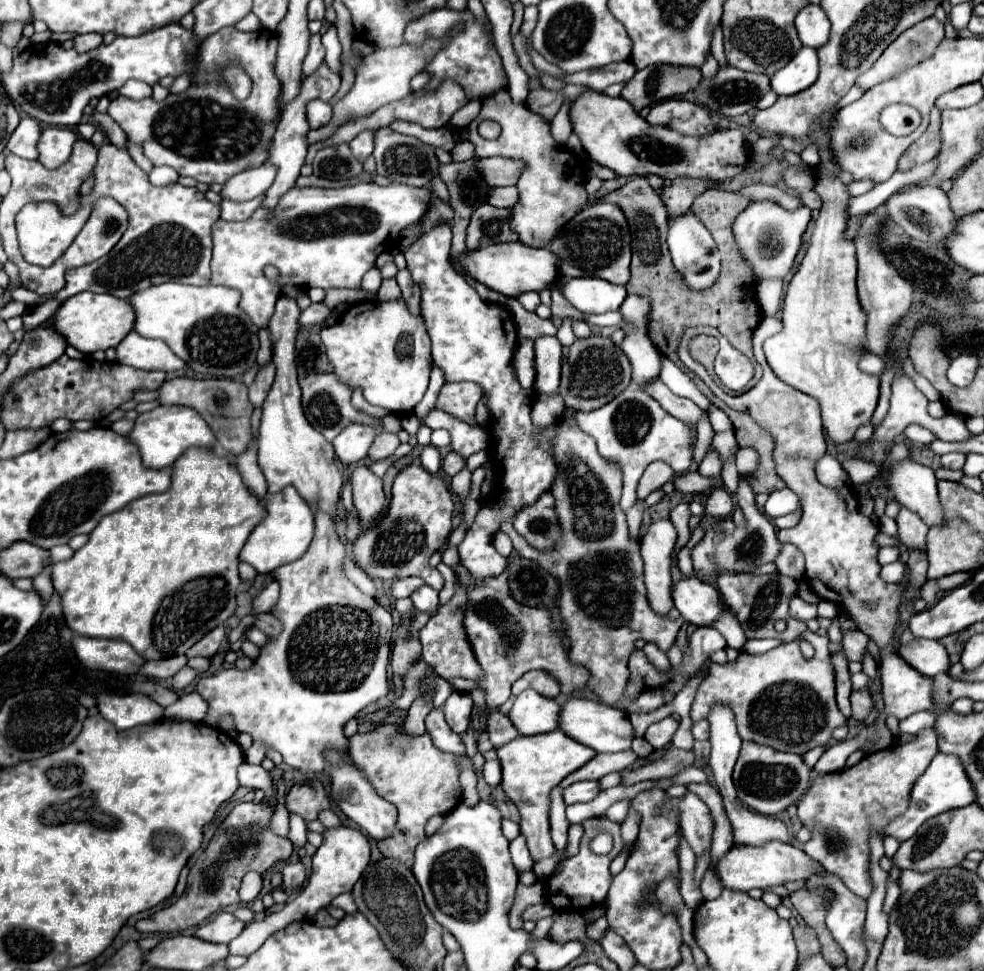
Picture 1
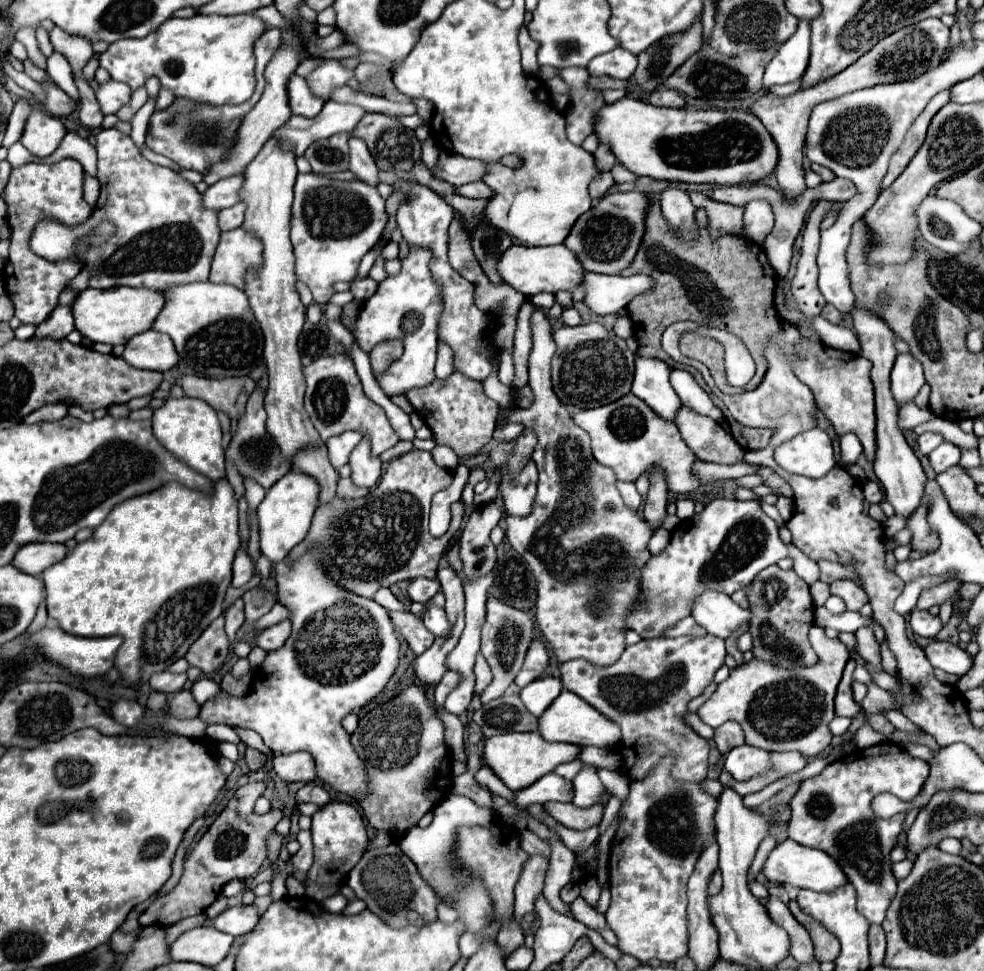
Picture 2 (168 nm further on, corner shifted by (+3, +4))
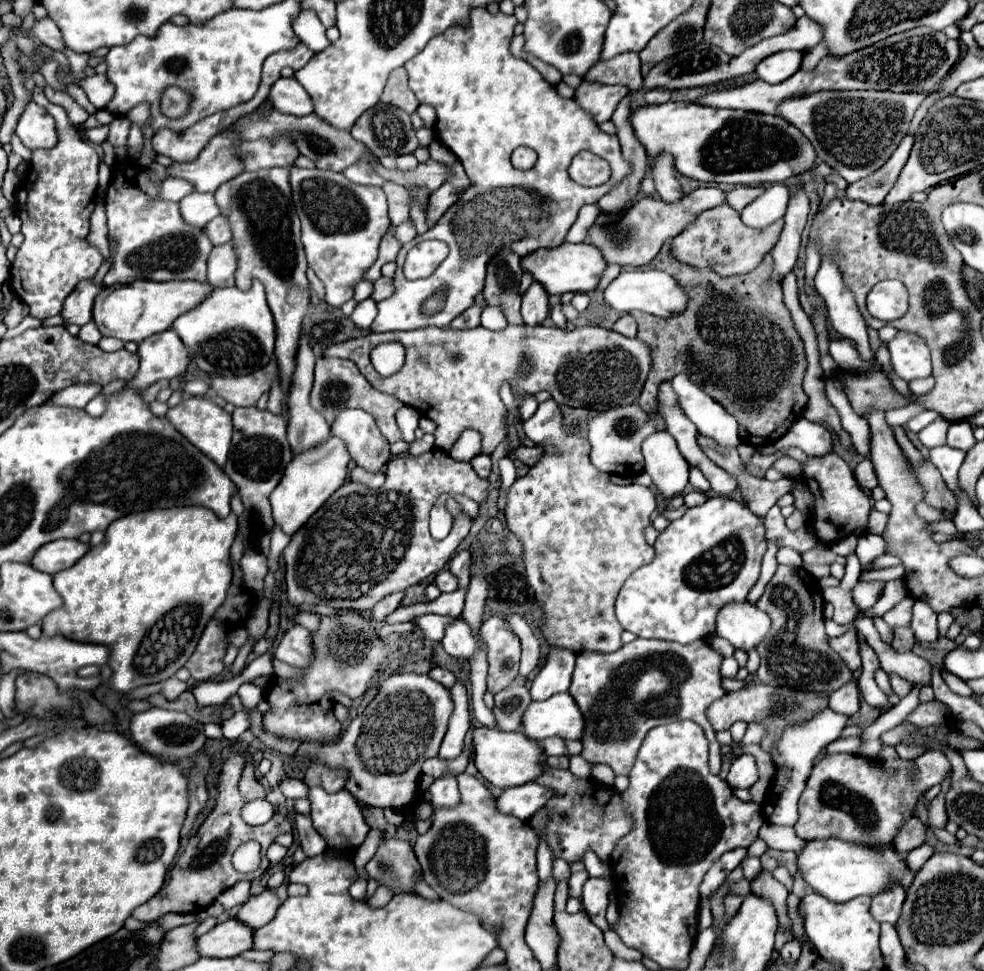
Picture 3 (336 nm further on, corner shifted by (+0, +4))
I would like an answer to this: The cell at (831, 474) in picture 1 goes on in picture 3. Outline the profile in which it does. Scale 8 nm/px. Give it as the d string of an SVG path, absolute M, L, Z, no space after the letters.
M801 418L801 420L795 420L789 432L785 432L785 436L781 436L781 440L773 442L771 446L773 448L797 446L807 456L825 456L831 452L831 434L823 424L815 424Z

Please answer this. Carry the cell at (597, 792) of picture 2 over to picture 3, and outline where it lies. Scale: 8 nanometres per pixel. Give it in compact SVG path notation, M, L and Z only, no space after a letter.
M549 738L549 740L543 740L543 742L539 742L539 746L543 748L545 756L547 756L547 754L563 754L563 756L567 756L565 742L563 742L561 738Z

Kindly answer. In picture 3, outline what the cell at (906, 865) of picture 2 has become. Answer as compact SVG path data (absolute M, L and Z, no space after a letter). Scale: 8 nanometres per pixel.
M923 844L923 846L919 846L919 848L915 848L915 850L911 850L909 854L907 854L907 864L909 864L909 868L911 870L919 870L931 856L933 856L933 846L929 846L929 844Z

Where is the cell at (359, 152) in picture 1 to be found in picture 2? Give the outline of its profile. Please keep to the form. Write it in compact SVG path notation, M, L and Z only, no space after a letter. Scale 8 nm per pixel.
M350 136L350 172L354 172L362 182L376 186L378 184L378 168L374 164L372 154L362 138Z

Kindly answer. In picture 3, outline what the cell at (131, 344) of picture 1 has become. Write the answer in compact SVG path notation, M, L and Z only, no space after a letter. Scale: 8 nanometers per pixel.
M167 330L155 336L145 338L139 344L139 358L141 366L137 376L129 382L129 386L135 388L149 388L157 380L171 380L181 376L189 366L189 352L185 344L181 344L181 338L177 332Z

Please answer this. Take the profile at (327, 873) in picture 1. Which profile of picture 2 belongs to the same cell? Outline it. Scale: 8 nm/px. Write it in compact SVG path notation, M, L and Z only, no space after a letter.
M330 802L312 816L312 840L314 840L314 866L308 870L306 880L318 886L342 884L370 844L360 812L356 810L356 806L346 802Z

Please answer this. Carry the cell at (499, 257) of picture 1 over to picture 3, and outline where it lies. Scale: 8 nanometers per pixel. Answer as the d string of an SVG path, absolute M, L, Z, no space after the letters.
M561 244L551 250L539 250L533 252L533 256L525 256L521 266L525 272L531 272L533 278L541 282L549 294L593 292L599 286L603 270L607 268L601 250L593 248L593 244Z

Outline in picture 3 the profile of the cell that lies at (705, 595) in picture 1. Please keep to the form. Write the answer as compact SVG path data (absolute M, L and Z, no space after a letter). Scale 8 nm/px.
M727 604L717 616L717 636L727 638L735 648L753 650L769 634L771 620L755 604Z

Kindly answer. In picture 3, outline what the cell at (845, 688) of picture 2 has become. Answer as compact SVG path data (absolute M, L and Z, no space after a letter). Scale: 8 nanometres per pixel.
M851 680L849 684L841 686L839 690L835 690L829 696L829 708L845 714L845 716L853 716L859 710L859 688L857 688L857 680Z

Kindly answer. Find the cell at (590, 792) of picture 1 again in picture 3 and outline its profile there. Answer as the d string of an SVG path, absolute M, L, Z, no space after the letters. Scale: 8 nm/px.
M527 782L521 786L505 788L495 802L499 812L517 816L519 820L529 820L539 808L545 806L551 794L553 792L549 788L539 786L537 782Z

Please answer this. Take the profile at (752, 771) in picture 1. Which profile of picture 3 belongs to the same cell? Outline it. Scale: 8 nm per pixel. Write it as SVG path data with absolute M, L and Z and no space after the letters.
M743 754L731 764L731 770L729 770L729 776L727 776L727 784L733 790L751 788L757 782L757 778L759 778L759 774L757 774L755 758L751 754Z

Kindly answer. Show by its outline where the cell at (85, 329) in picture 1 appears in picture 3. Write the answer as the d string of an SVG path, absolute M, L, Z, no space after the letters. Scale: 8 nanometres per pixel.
M137 280L127 286L119 286L107 294L97 296L95 308L93 308L93 320L103 336L121 338L125 342L141 342L153 334L165 332L171 328L173 320L187 312L189 308L195 308L195 304L201 304L205 296L213 290L213 284L209 282L197 282L197 280L167 280L167 282L151 282L151 280Z

